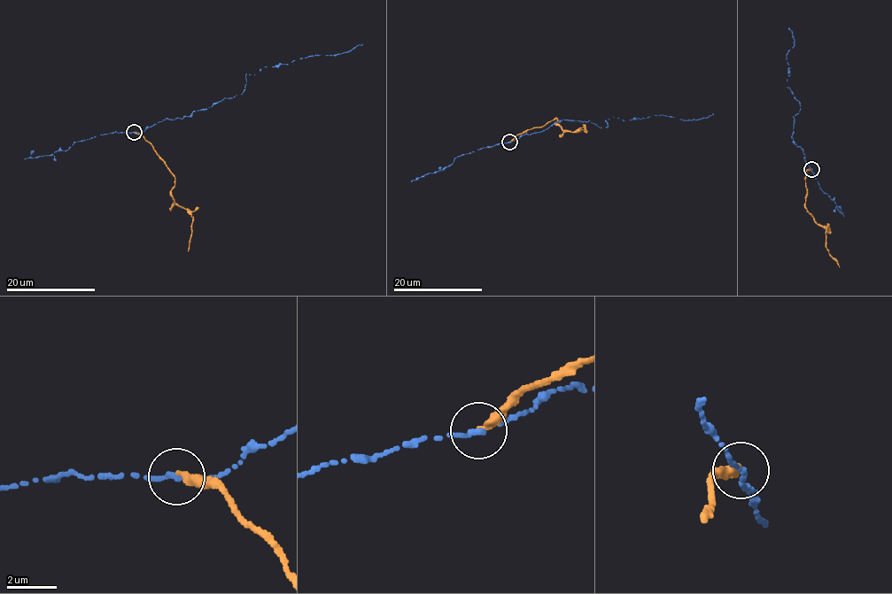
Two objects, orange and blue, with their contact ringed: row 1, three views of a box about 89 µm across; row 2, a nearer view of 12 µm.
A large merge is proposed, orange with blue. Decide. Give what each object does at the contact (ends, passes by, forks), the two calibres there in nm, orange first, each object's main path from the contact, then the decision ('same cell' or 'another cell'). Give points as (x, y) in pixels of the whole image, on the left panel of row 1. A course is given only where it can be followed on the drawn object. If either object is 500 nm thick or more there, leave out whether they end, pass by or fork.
orange ends there; blue ends there; 320 nm thick on the orange side, 280 nm on the other; orange runs (135, 132), (142, 134), (174, 177), (171, 195), (192, 218), (188, 250); blue runs (135, 132), (182, 119), (225, 97), (242, 94), (246, 73), (308, 56), (351, 51), (362, 43); another cell

